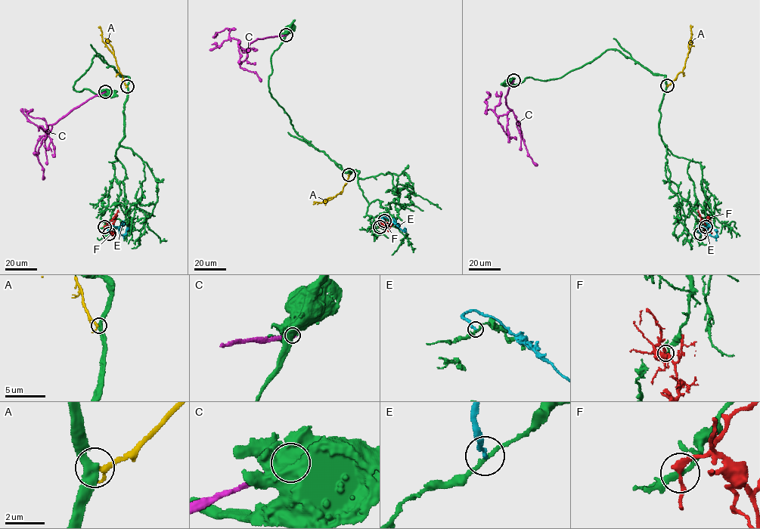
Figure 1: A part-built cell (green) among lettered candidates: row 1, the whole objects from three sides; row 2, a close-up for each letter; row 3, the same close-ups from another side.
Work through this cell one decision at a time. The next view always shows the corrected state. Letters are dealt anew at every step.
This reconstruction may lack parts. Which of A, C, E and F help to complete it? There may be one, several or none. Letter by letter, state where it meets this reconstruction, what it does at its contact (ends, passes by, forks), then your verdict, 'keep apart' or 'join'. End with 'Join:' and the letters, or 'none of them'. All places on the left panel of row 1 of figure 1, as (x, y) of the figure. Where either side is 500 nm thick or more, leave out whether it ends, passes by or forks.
A: (127, 86) | it passes by | keep apart
C: (105, 91) | keep apart
E: (109, 233) | it ends | keep apart
F: (104, 227) | it passes by | keep apart
Join: none of them

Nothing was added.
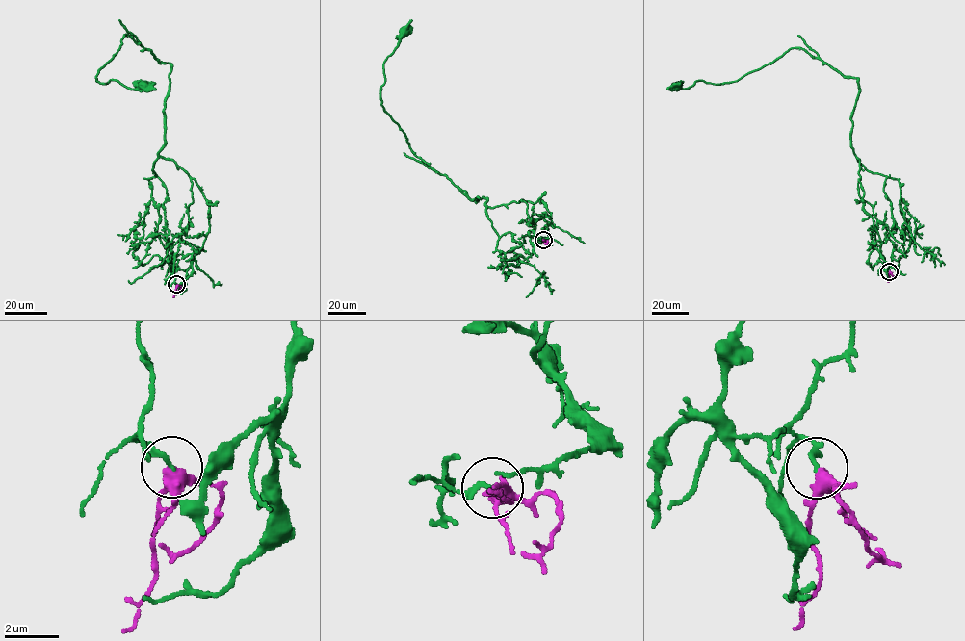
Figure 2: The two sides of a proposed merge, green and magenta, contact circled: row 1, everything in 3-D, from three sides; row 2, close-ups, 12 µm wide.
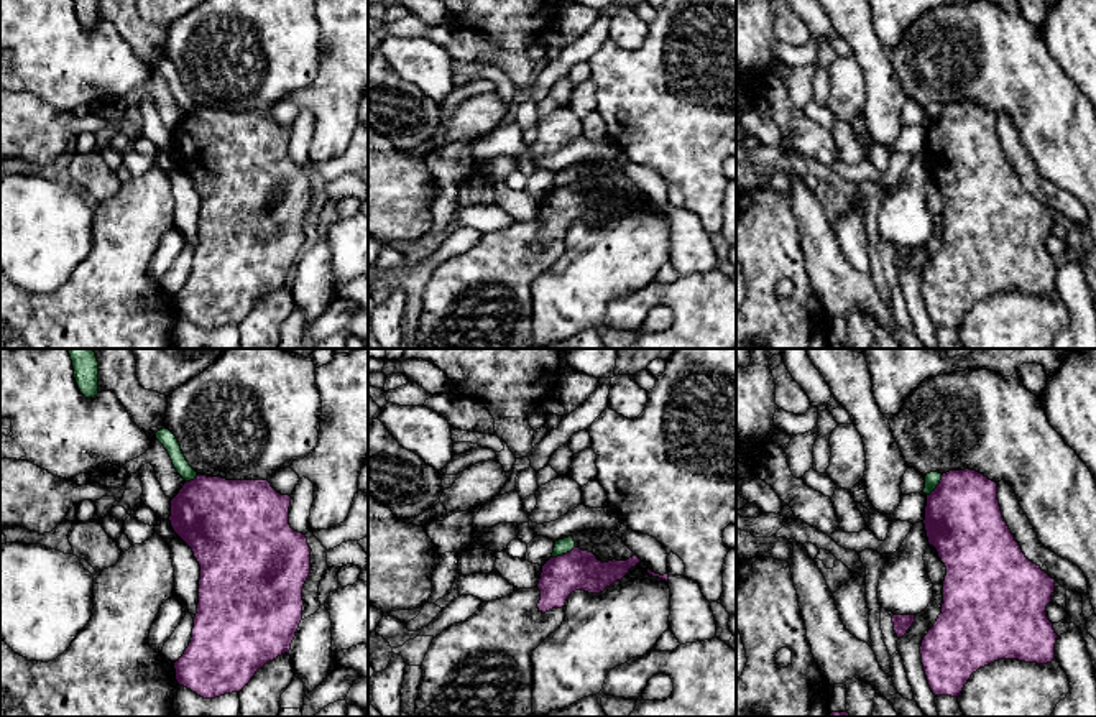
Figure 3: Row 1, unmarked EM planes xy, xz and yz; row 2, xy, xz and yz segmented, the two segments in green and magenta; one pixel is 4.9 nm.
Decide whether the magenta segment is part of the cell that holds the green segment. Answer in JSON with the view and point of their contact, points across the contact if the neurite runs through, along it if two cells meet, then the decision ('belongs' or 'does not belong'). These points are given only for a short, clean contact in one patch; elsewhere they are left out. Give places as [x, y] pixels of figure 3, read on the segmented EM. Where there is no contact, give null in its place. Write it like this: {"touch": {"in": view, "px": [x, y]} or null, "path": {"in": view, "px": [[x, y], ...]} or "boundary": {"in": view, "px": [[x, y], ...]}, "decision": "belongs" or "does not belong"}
{"touch": {"in": "xz", "px": [562, 553]}, "boundary": {"in": "xz", "px": [[574, 546], [552, 558]]}, "decision": "does not belong"}

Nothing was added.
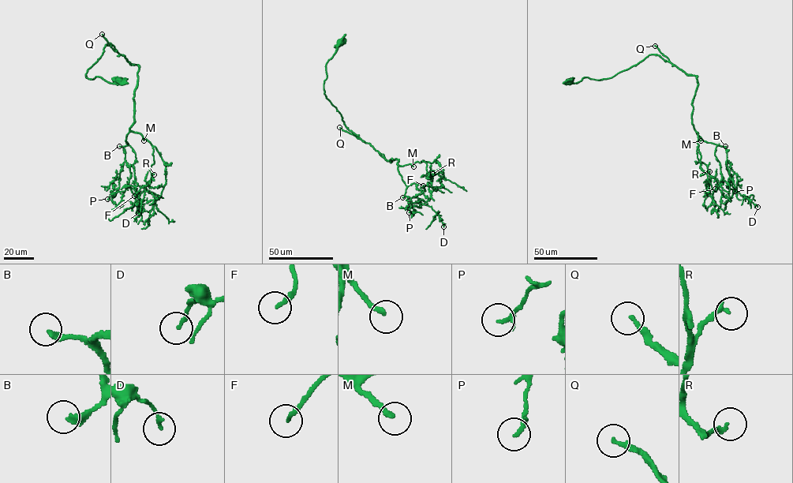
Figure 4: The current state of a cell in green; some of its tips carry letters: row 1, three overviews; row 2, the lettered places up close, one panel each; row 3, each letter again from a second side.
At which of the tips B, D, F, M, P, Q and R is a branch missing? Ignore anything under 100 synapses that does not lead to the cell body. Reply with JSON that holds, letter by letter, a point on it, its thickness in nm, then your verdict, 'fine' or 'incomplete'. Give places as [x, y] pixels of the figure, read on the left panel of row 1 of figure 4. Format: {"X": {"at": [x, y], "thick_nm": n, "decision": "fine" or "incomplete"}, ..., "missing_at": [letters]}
{"B": {"at": [119, 146], "thick_nm": 260, "decision": "incomplete"}, "D": {"at": [138, 213], "thick_nm": 150, "decision": "fine"}, "F": {"at": [134, 196], "thick_nm": 150, "decision": "fine"}, "M": {"at": [144, 140], "thick_nm": 220, "decision": "incomplete"}, "P": {"at": [107, 199], "thick_nm": 190, "decision": "fine"}, "Q": {"at": [102, 34], "thick_nm": 240, "decision": "incomplete"}, "R": {"at": [154, 174], "thick_nm": 200, "decision": "fine"}, "missing_at": ["B", "M", "Q"]}

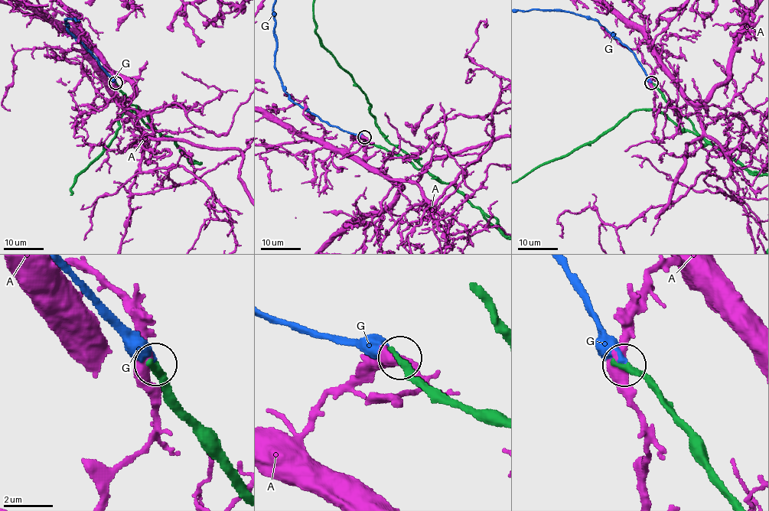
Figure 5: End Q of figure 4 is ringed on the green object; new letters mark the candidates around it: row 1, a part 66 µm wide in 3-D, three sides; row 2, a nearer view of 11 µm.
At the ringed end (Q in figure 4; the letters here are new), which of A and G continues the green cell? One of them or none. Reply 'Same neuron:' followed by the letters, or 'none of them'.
Same neuron: G

